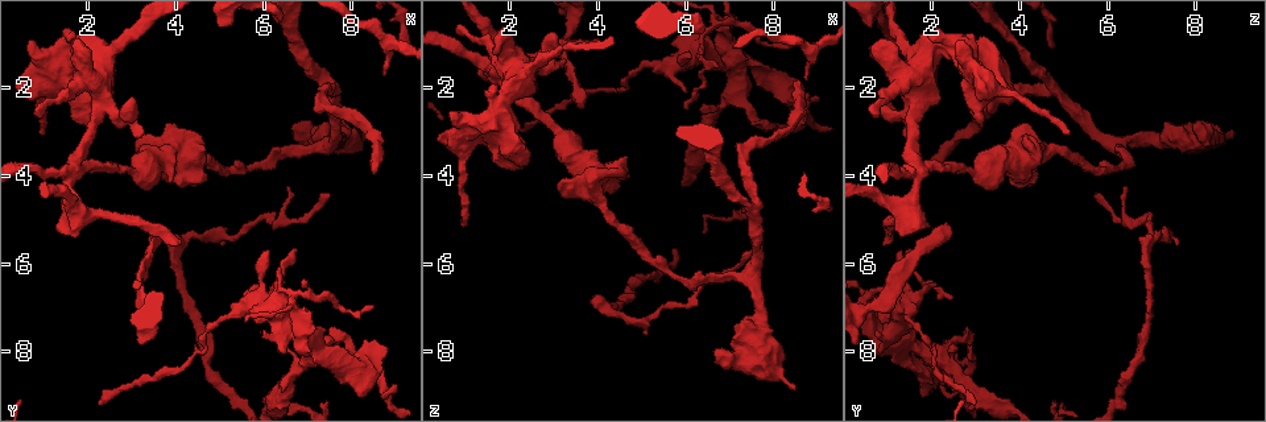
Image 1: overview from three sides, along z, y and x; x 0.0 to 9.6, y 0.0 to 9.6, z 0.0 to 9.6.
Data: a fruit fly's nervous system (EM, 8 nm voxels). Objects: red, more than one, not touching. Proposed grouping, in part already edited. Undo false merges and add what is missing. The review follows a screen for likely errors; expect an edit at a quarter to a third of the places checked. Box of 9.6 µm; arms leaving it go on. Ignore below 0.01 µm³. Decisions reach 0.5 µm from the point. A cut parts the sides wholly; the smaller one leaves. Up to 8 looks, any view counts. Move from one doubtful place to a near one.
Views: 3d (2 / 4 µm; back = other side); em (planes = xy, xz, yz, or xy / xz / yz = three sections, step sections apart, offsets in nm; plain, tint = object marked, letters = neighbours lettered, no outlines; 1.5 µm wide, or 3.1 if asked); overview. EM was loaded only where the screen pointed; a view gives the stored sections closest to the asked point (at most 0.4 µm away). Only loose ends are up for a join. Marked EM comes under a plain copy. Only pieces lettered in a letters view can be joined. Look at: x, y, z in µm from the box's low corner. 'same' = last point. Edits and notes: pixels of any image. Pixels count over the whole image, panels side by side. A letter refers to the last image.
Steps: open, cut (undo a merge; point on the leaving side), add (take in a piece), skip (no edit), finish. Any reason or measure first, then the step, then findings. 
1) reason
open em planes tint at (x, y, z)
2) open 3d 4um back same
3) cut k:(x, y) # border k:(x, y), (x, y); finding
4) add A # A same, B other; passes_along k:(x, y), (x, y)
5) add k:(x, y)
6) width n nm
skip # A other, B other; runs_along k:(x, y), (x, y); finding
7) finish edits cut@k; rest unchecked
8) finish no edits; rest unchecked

thick end
open em xz step 8 letters at (8.50, 2.90, 8.90)

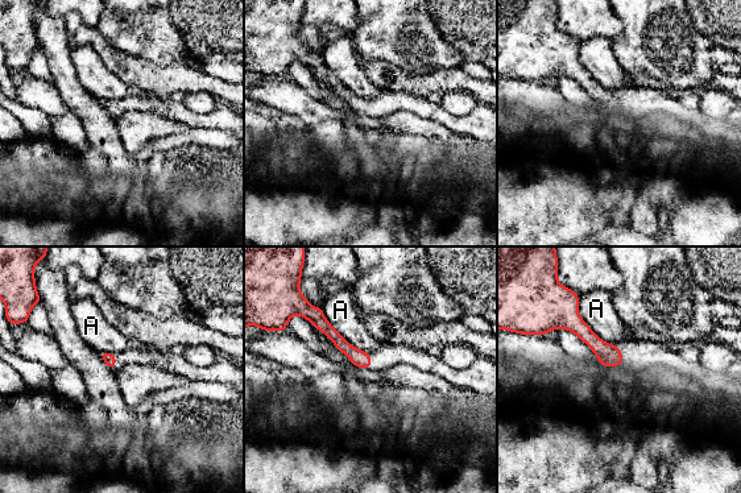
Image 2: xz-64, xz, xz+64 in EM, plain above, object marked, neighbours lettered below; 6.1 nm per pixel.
open em yz step 4 letters same

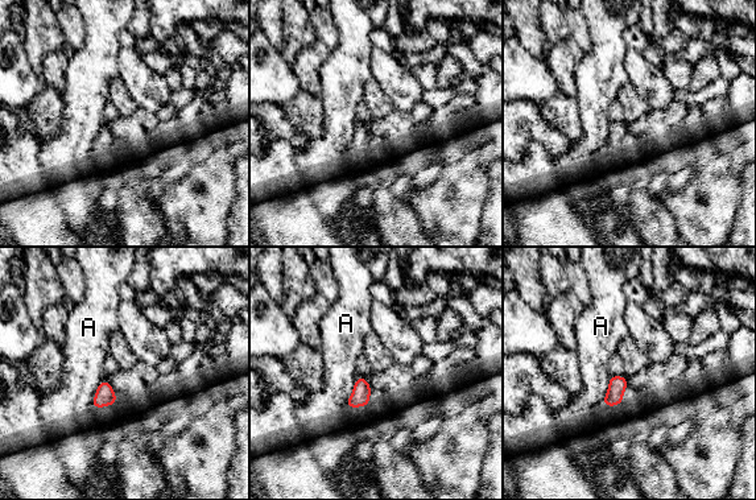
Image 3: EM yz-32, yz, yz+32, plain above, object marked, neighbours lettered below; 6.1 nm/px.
longest_contact A 170 nm
skip # A other; border 3:(102, 379), (91, 404); none of them fits

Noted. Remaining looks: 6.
calibre changes
open em xy step 8 letters at (6.50, 8.95, 2.95)

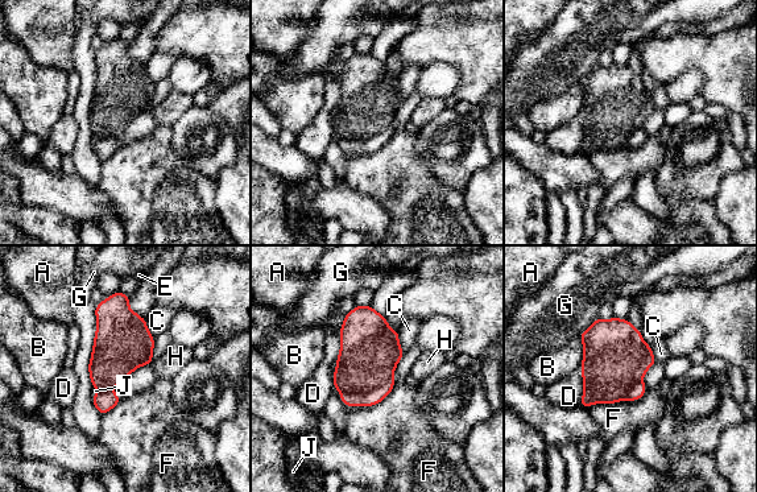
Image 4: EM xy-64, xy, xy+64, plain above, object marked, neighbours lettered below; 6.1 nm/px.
width 340 nm
skip # A other, B other, C other, D other, E other, F other, G other, H other, J other; border 4:(144, 318), (145, 326), (153, 338); all the same neuron

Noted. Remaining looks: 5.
long arm stops here
open em xz step 8 tint at (0.95, 3.05, 5.15)

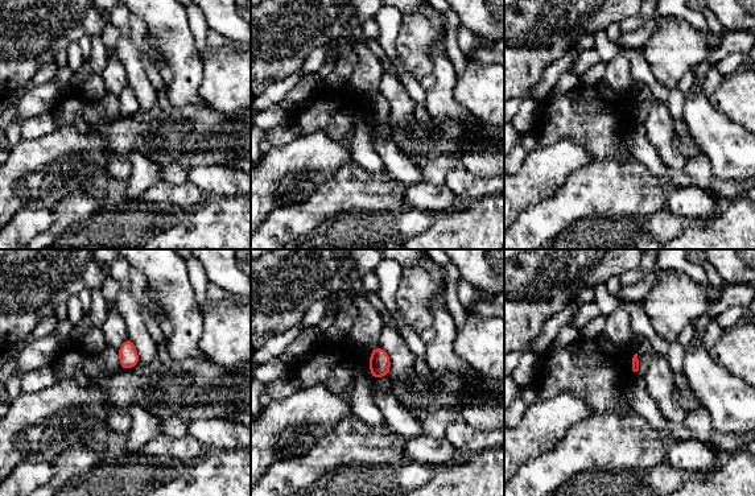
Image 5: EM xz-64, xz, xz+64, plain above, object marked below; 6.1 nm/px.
cut it another way
open em planes letters same

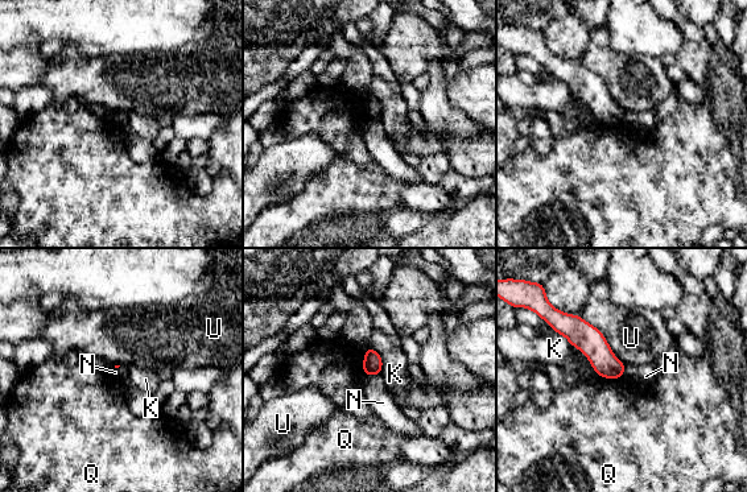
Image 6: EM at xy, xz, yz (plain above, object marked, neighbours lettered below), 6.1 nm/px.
skip # K other, N other, Q other, U other; border 6:(364, 373), (379, 375); none of them fits

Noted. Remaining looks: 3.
finish no edits; rest unchecked

